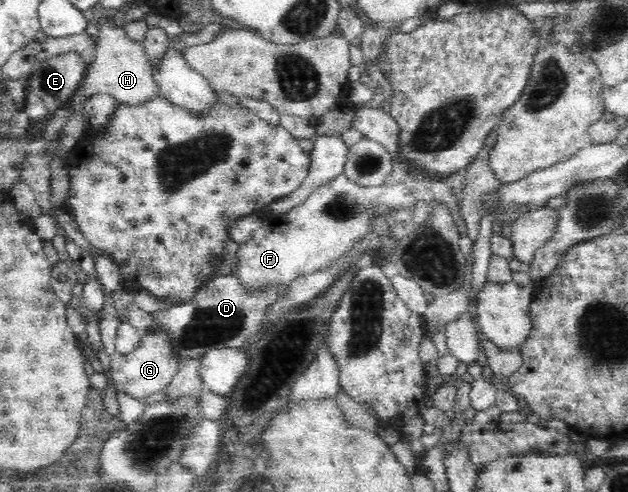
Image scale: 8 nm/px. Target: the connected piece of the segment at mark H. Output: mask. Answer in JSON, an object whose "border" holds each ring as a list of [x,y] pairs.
{"border":[[[107,20],[99,28],[98,41],[95,46],[95,58],[88,65],[85,78],[82,82],[83,98],[91,98],[93,94],[108,94],[118,104],[141,106],[155,96],[162,96],[157,81],[153,79],[152,64],[146,55],[145,47],[133,42],[127,35],[123,26]]]}

